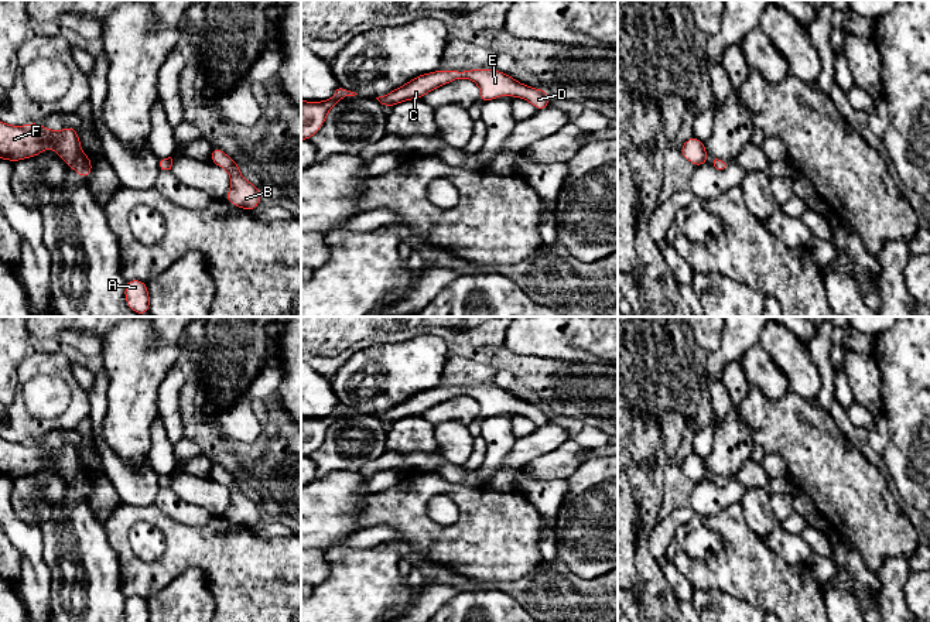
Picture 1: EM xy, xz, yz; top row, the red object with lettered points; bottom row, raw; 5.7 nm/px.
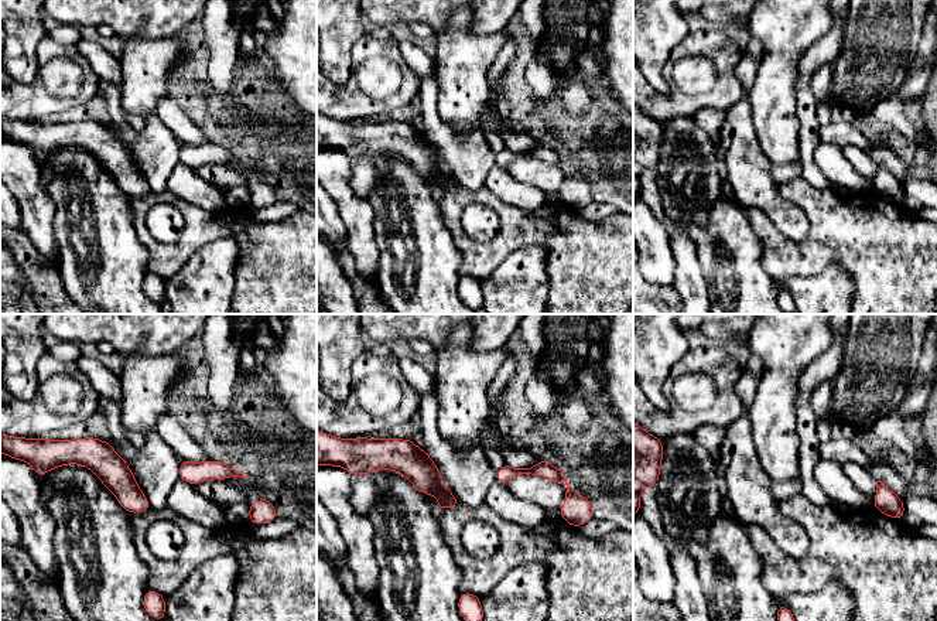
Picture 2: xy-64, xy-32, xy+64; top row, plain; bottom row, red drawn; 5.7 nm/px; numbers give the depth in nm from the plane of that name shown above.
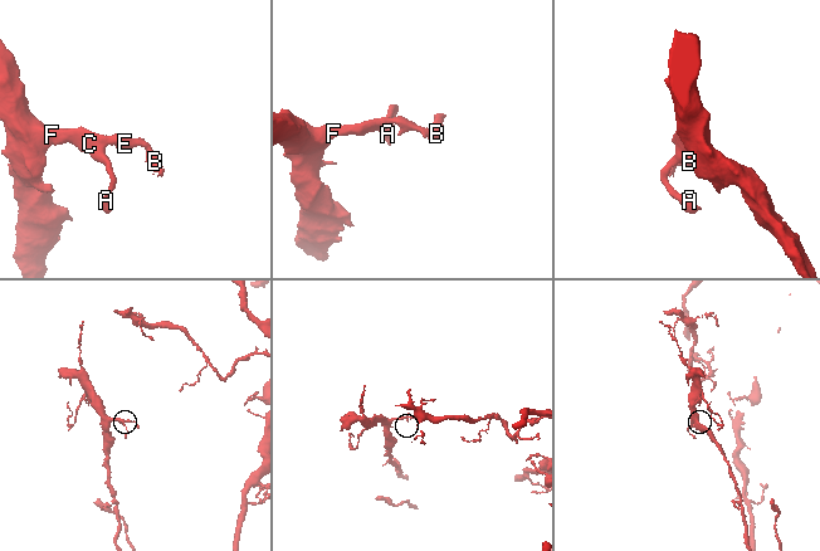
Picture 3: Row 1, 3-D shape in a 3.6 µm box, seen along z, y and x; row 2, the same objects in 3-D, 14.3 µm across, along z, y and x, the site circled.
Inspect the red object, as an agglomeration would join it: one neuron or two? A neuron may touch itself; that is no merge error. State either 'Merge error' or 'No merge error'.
No merge error

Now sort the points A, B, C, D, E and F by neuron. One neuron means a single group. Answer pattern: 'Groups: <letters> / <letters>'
Groups: A B C D E F

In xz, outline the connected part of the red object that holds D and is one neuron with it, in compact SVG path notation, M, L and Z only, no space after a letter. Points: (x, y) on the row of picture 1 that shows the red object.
M471 69L471 71L434 71L416 76L410 82L376 98L386 109L410 99L423 99L423 96L455 79L471 79L481 89L479 100L482 103L499 96L513 96L530 102L537 110L548 107L550 93L544 89L534 89L517 82L510 75L495 69Z

